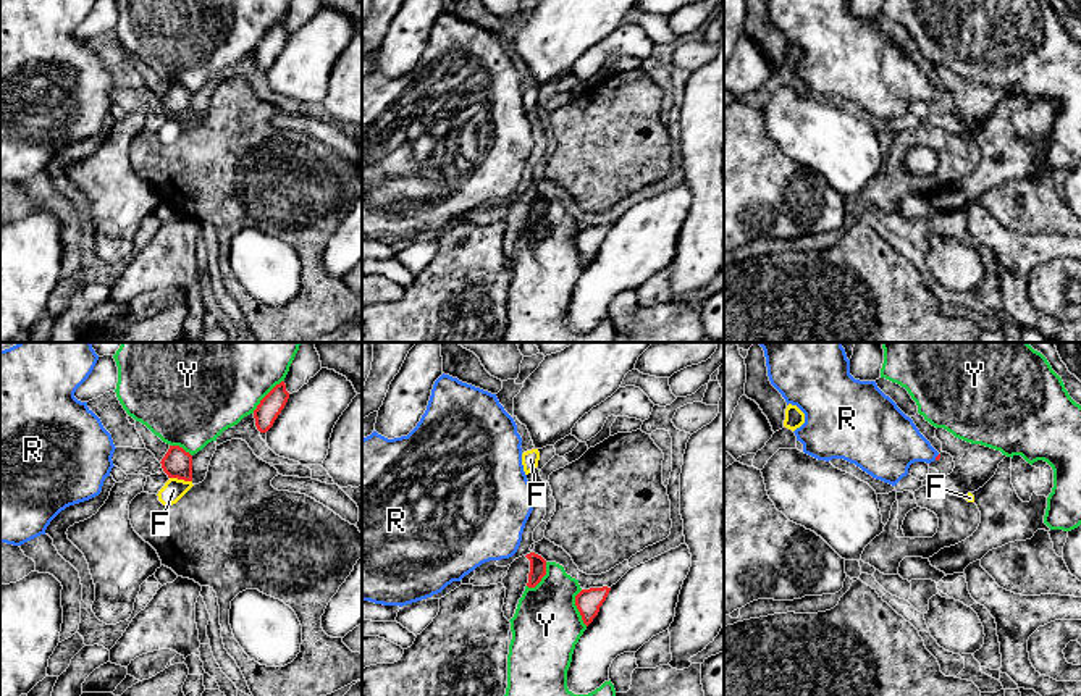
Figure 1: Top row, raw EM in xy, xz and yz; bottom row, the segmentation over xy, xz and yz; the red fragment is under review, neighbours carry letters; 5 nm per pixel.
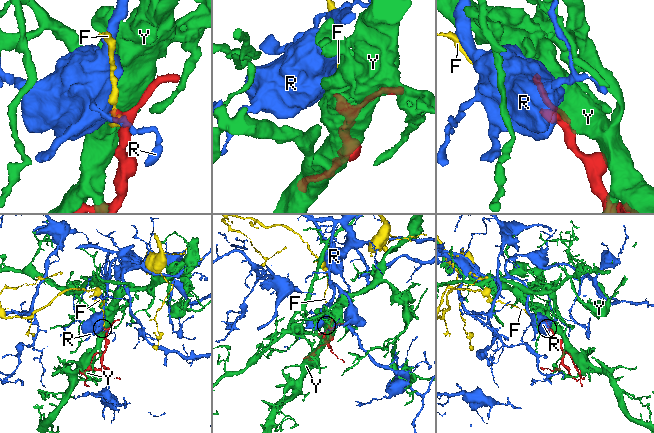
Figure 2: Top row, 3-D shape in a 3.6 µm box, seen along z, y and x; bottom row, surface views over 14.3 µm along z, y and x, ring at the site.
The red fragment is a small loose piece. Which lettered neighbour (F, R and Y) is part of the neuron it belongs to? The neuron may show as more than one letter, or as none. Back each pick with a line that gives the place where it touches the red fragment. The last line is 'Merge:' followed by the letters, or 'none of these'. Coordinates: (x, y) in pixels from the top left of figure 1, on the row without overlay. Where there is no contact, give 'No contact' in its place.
R: Touches red at yz (936, 96)
Merge: R

